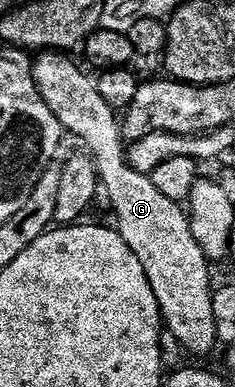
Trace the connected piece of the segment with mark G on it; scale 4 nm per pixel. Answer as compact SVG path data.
M65 53L38 54L31 63L33 84L62 128L89 146L87 151L97 165L103 195L109 198L117 218L115 230L138 257L159 301L164 328L175 335L190 356L203 357L219 343L212 307L214 290L210 262L191 233L186 208L155 189L147 175L131 169L118 112L100 96L96 82L89 80L69 58Z

